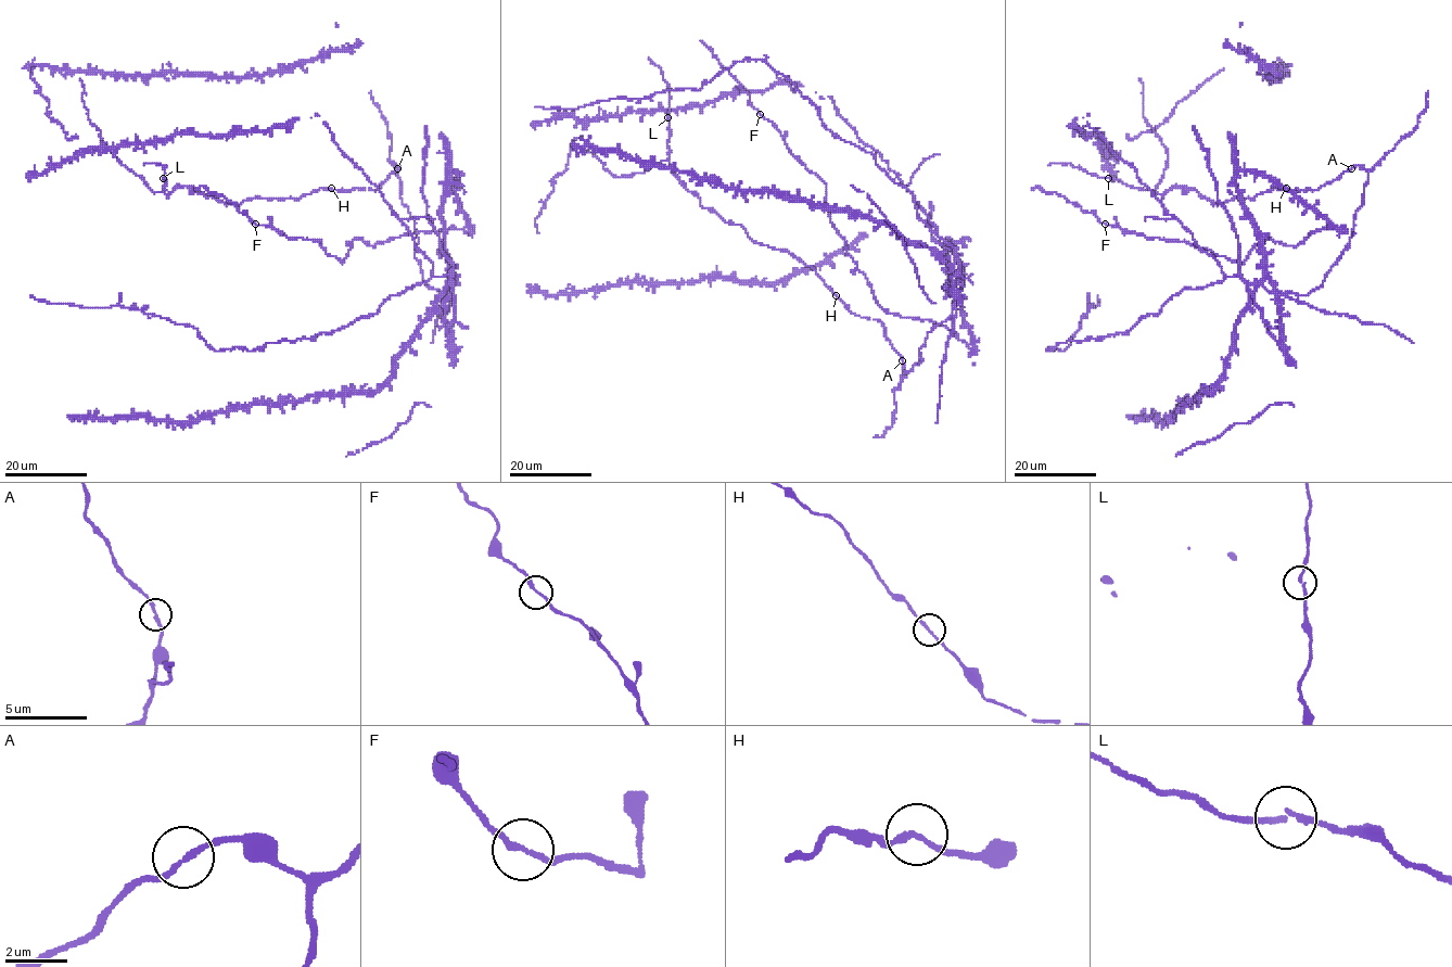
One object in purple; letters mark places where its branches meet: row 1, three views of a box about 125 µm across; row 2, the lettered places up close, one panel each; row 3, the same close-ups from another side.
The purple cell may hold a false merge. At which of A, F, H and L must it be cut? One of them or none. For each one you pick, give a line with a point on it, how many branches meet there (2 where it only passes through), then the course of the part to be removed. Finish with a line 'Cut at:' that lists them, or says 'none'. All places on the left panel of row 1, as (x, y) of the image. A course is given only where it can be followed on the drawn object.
Cut at: none

